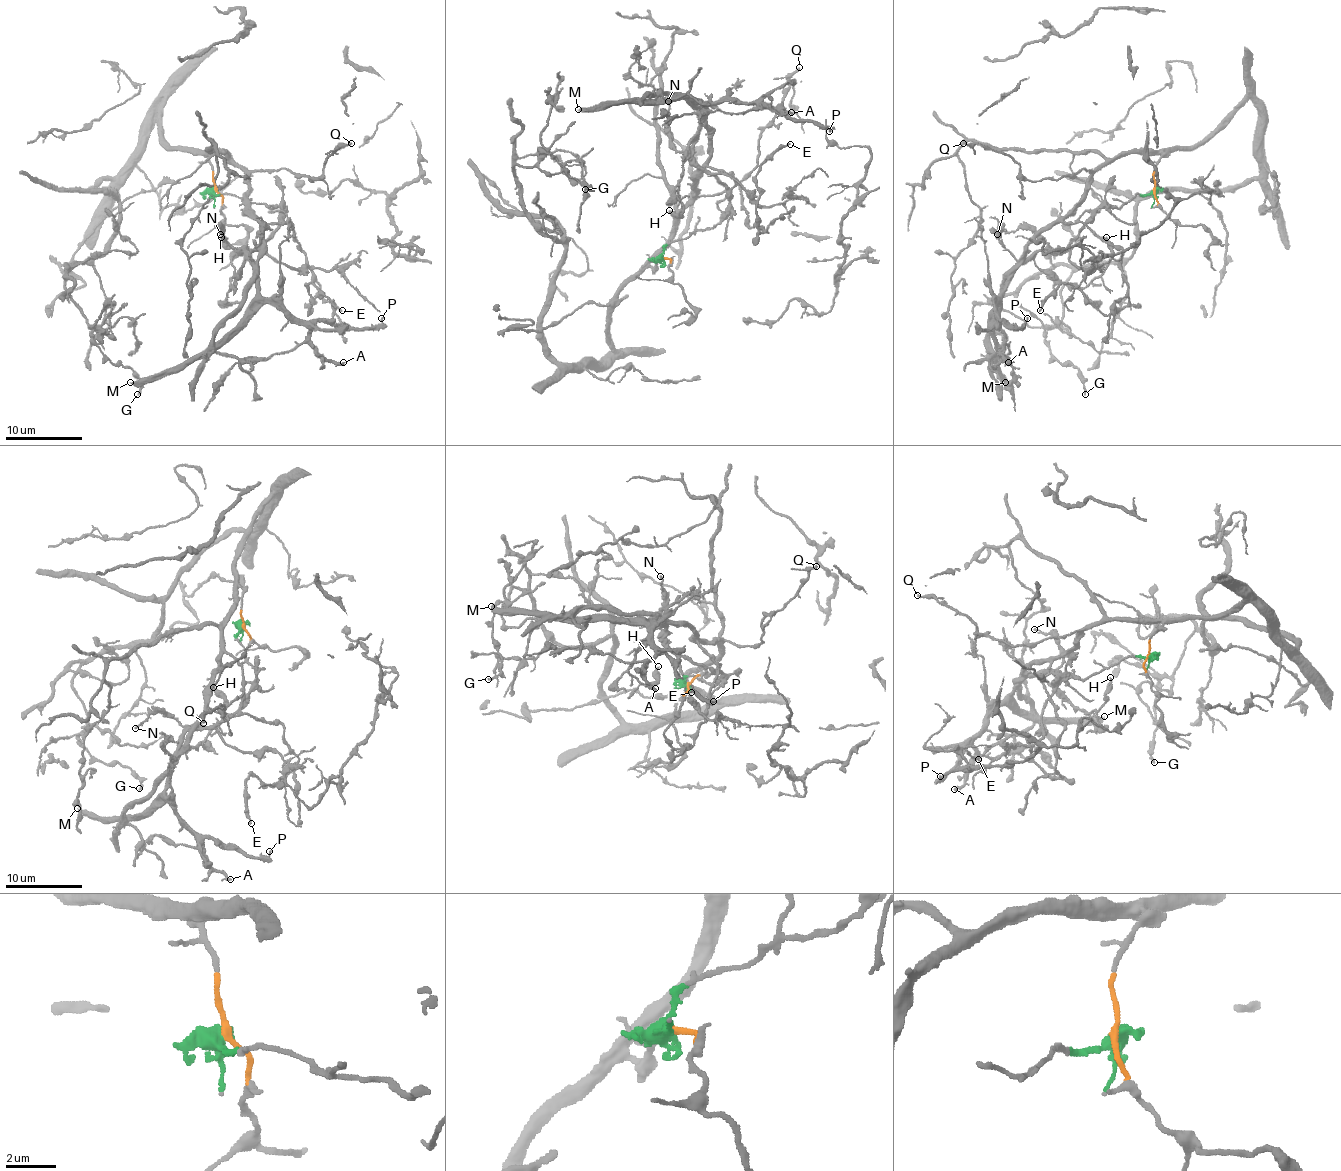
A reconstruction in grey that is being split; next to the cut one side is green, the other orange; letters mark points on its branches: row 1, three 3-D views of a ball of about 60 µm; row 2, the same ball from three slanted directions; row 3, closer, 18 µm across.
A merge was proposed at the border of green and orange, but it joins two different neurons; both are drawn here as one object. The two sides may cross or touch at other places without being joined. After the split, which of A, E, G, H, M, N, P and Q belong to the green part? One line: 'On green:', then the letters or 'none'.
On green: A, H, M, N, P

